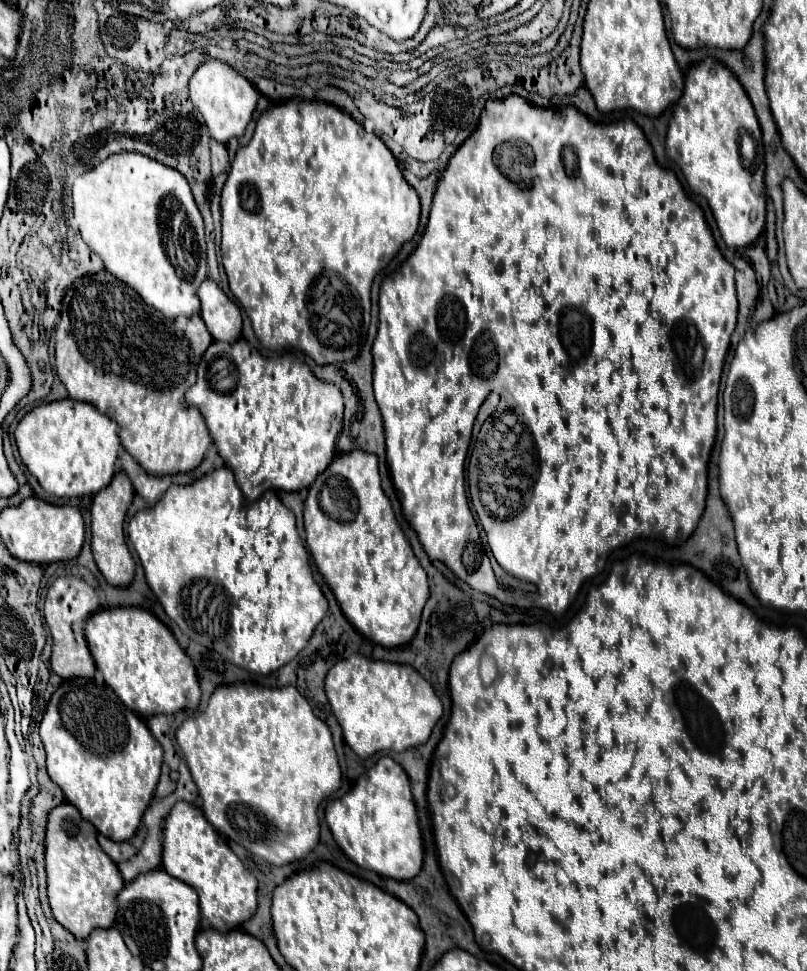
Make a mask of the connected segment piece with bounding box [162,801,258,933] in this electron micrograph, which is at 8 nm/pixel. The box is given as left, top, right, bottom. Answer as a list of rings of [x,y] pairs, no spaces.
[[[176,803],[166,819],[162,841],[162,867],[168,875],[188,883],[200,897],[202,917],[216,931],[238,929],[256,913],[256,877],[242,865],[242,861],[228,847],[224,835],[220,835],[204,817],[204,813],[192,803]]]

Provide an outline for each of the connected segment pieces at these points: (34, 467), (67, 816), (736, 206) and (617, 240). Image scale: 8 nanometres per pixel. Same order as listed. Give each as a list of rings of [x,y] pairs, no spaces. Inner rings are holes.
[[[68,397],[32,409],[16,429],[16,443],[22,463],[40,481],[42,489],[56,497],[96,495],[116,473],[120,451],[118,425],[90,403]]]
[[[62,803],[48,815],[46,829],[46,873],[48,873],[48,899],[56,921],[66,927],[74,937],[88,939],[92,929],[112,927],[116,917],[116,897],[124,887],[118,867],[96,841],[96,827],[82,819],[78,809]]]
[[[704,59],[700,65],[692,67],[686,75],[686,89],[682,99],[674,107],[674,115],[666,135],[666,155],[672,159],[680,171],[684,173],[692,191],[698,191],[706,197],[714,219],[718,223],[720,235],[728,247],[746,247],[752,245],[760,233],[764,231],[766,223],[766,187],[764,187],[764,149],[762,149],[762,131],[746,97],[746,91],[732,75],[730,69],[720,65],[716,59]],[[750,137],[754,143],[754,153],[744,157],[740,153],[740,141]]]
[[[510,95],[508,99],[502,101],[488,101],[486,109],[482,111],[478,129],[464,141],[464,145],[450,157],[450,163],[446,167],[446,171],[442,173],[442,177],[436,183],[436,193],[434,193],[434,201],[432,201],[432,211],[430,211],[430,221],[426,227],[426,233],[422,235],[420,245],[416,247],[416,251],[410,255],[410,259],[400,267],[398,275],[390,275],[384,279],[382,287],[380,287],[380,325],[378,325],[378,335],[374,339],[374,347],[372,347],[372,355],[374,355],[374,397],[376,403],[380,407],[382,419],[384,419],[384,429],[386,429],[386,453],[390,461],[390,475],[394,481],[394,487],[400,491],[400,503],[402,503],[402,513],[404,519],[410,523],[410,527],[416,531],[424,551],[428,553],[430,561],[442,561],[458,579],[462,579],[464,583],[468,583],[474,591],[486,593],[494,599],[498,599],[502,605],[522,605],[522,601],[526,599],[524,591],[518,589],[506,589],[500,587],[496,581],[496,575],[492,569],[490,559],[484,555],[482,543],[480,543],[480,531],[476,527],[474,515],[470,513],[468,501],[466,501],[466,489],[464,489],[464,459],[468,453],[468,445],[470,445],[470,435],[472,435],[472,423],[478,415],[478,409],[482,405],[482,401],[486,399],[486,395],[490,391],[498,391],[500,393],[500,403],[498,409],[484,421],[476,443],[474,443],[474,451],[470,455],[468,461],[468,487],[470,487],[470,495],[472,495],[472,505],[474,511],[480,519],[480,527],[486,533],[490,551],[494,555],[494,559],[498,561],[498,565],[504,571],[510,571],[510,575],[516,575],[520,579],[526,579],[530,583],[534,583],[538,587],[534,603],[536,607],[546,609],[552,615],[562,615],[570,601],[576,597],[580,585],[592,577],[594,573],[600,573],[604,569],[604,563],[610,555],[612,549],[630,543],[632,539],[648,539],[648,537],[662,537],[668,545],[680,547],[696,529],[698,519],[704,511],[706,505],[706,493],[708,493],[708,461],[710,461],[710,451],[716,439],[716,403],[718,403],[718,385],[720,385],[720,375],[722,375],[722,365],[724,365],[724,357],[726,351],[730,347],[730,335],[736,327],[736,315],[738,315],[738,299],[736,299],[736,287],[734,287],[734,267],[722,257],[720,249],[714,243],[714,237],[704,221],[702,209],[690,201],[680,185],[680,181],[676,179],[676,175],[668,169],[662,169],[656,159],[654,159],[654,151],[650,147],[650,143],[646,141],[642,129],[638,125],[632,125],[632,119],[626,121],[616,121],[613,123],[594,123],[590,121],[586,115],[582,115],[580,111],[576,111],[574,107],[534,107],[530,105],[526,99]],[[564,149],[572,149],[572,153],[576,155],[576,171],[568,173],[566,165],[564,165]]]

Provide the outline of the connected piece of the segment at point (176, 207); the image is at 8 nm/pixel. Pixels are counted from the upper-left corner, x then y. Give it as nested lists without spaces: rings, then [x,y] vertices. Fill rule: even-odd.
[[[126,151],[110,155],[106,161],[82,173],[82,177],[74,181],[72,199],[78,231],[84,243],[100,255],[106,271],[114,273],[120,281],[126,281],[150,307],[164,313],[164,317],[192,317],[200,311],[196,289],[208,277],[204,223],[190,185],[178,171],[140,153]]]

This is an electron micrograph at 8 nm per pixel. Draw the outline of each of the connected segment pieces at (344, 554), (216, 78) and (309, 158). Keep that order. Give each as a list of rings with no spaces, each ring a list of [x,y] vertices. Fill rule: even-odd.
[[[354,451],[340,455],[312,483],[304,503],[304,531],[306,547],[318,571],[332,587],[334,597],[352,627],[382,647],[408,645],[418,629],[422,605],[426,605],[426,597],[430,595],[428,579],[392,513],[388,497],[382,491],[378,459],[372,453]]]
[[[216,59],[204,61],[190,79],[190,99],[194,101],[194,105],[206,119],[212,139],[220,143],[228,143],[232,137],[244,135],[252,119],[252,113],[256,109],[258,97],[260,93],[254,89],[254,85],[246,77],[242,77],[236,69]]]
[[[290,99],[266,109],[260,119],[256,121],[256,131],[248,145],[240,147],[232,169],[228,173],[224,191],[222,191],[222,263],[228,275],[230,291],[240,301],[244,311],[248,313],[254,333],[260,343],[268,349],[278,349],[284,345],[292,345],[302,349],[308,357],[312,357],[318,365],[328,363],[342,363],[358,357],[370,325],[370,287],[376,273],[386,267],[392,257],[400,251],[400,247],[410,241],[418,229],[420,221],[420,199],[406,185],[402,171],[398,171],[398,163],[384,141],[374,135],[366,133],[360,123],[356,123],[348,113],[340,111],[338,107],[324,103],[324,101],[306,101],[306,99]]]

